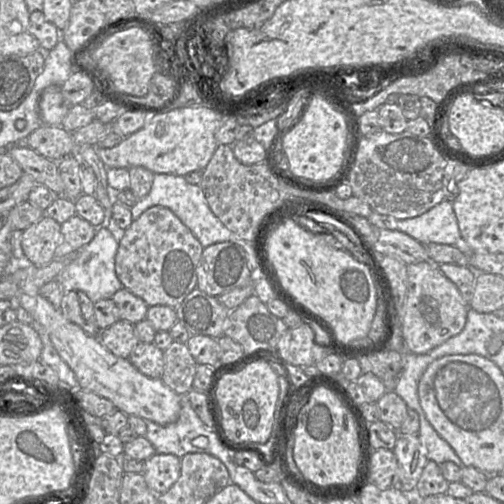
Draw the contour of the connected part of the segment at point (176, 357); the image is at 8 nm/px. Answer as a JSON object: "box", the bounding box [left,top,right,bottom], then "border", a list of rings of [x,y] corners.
{"box":[162,341,197,395],"border":[[[173,341],[163,351],[164,368],[162,382],[179,395],[186,395],[191,389],[197,363],[186,344]]]}

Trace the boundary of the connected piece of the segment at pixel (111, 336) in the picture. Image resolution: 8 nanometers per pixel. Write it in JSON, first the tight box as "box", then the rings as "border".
{"box":[99,319,140,359],"border":[[[123,319],[102,330],[99,339],[112,354],[125,359],[140,342],[135,325]]]}

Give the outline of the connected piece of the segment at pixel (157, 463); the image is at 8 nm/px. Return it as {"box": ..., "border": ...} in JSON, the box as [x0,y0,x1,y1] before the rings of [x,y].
{"box":[142,454,181,494],"border":[[[157,454],[144,462],[142,475],[147,486],[157,494],[163,494],[178,480],[181,458],[172,454]]]}

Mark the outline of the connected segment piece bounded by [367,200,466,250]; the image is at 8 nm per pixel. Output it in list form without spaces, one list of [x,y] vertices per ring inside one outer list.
[[[443,200],[424,214],[399,220],[389,215],[372,212],[367,218],[378,230],[392,230],[405,233],[423,245],[446,244],[466,250],[463,247],[452,202]]]

